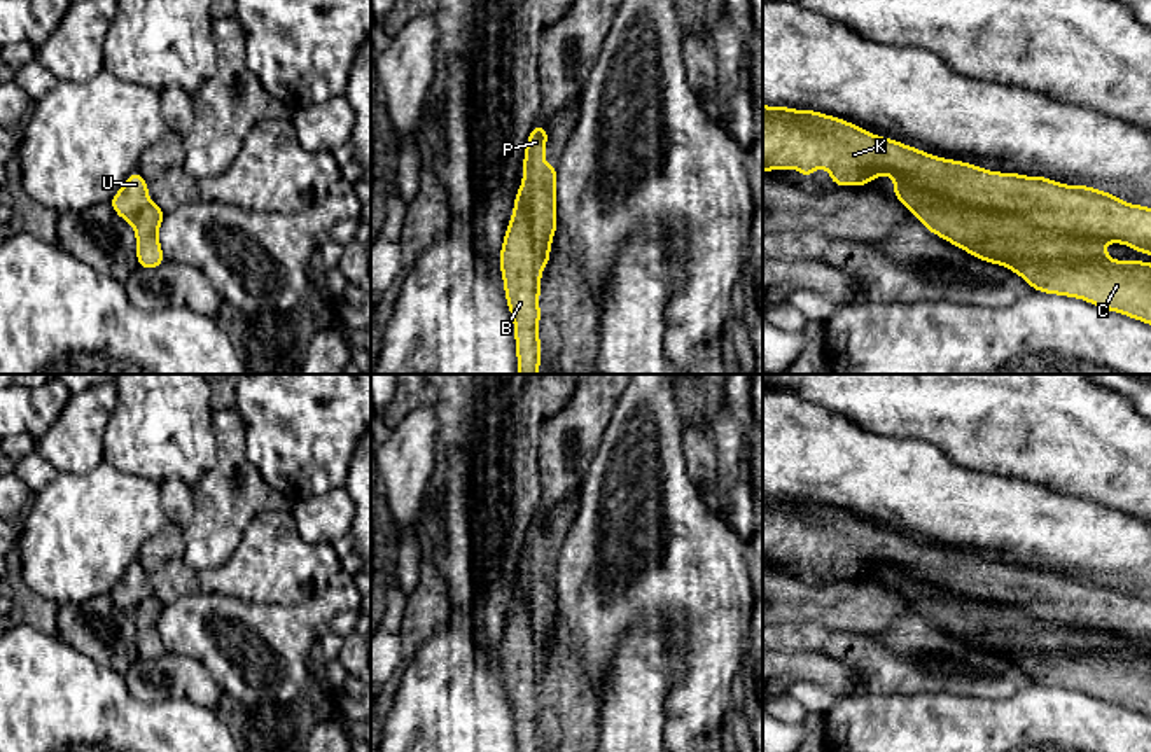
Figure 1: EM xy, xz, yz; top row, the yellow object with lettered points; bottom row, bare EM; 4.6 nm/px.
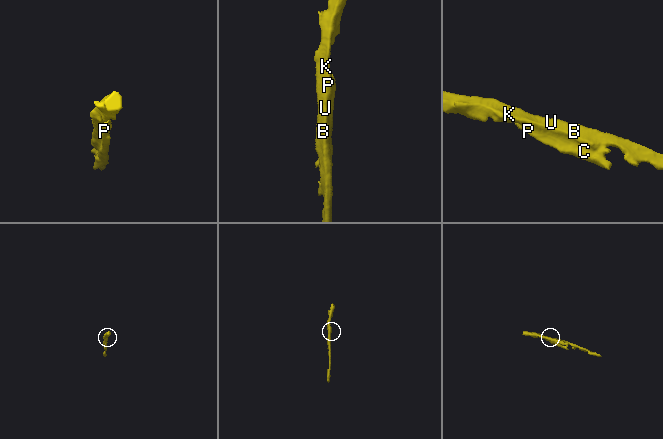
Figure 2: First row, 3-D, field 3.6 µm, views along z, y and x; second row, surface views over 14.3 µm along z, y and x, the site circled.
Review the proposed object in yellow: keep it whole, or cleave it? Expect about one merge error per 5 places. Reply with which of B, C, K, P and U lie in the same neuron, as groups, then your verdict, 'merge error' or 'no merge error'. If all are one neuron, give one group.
B K U / C P | merge error

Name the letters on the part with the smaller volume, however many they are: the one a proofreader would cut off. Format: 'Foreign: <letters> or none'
Foreign: C, P

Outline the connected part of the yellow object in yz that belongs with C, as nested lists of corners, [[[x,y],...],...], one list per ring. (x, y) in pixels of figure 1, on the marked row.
[[[894,185],[897,199],[934,234],[985,262],[1009,266],[1034,290],[1085,299],[1151,325],[1151,264],[1113,261],[1100,240],[1039,229],[1013,213],[966,206],[945,196]]]

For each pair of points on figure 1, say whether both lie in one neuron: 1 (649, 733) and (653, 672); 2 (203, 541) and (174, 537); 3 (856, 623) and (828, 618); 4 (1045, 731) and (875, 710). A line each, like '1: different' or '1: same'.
1: same
2: different
3: same
4: same

